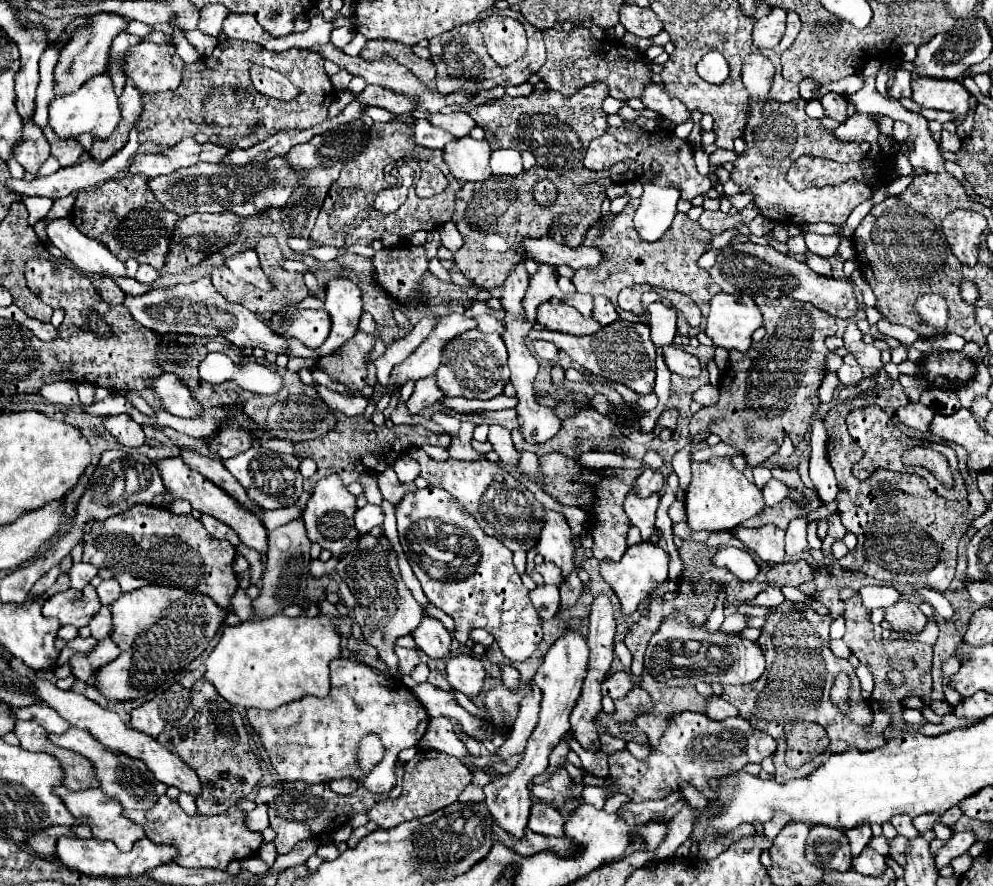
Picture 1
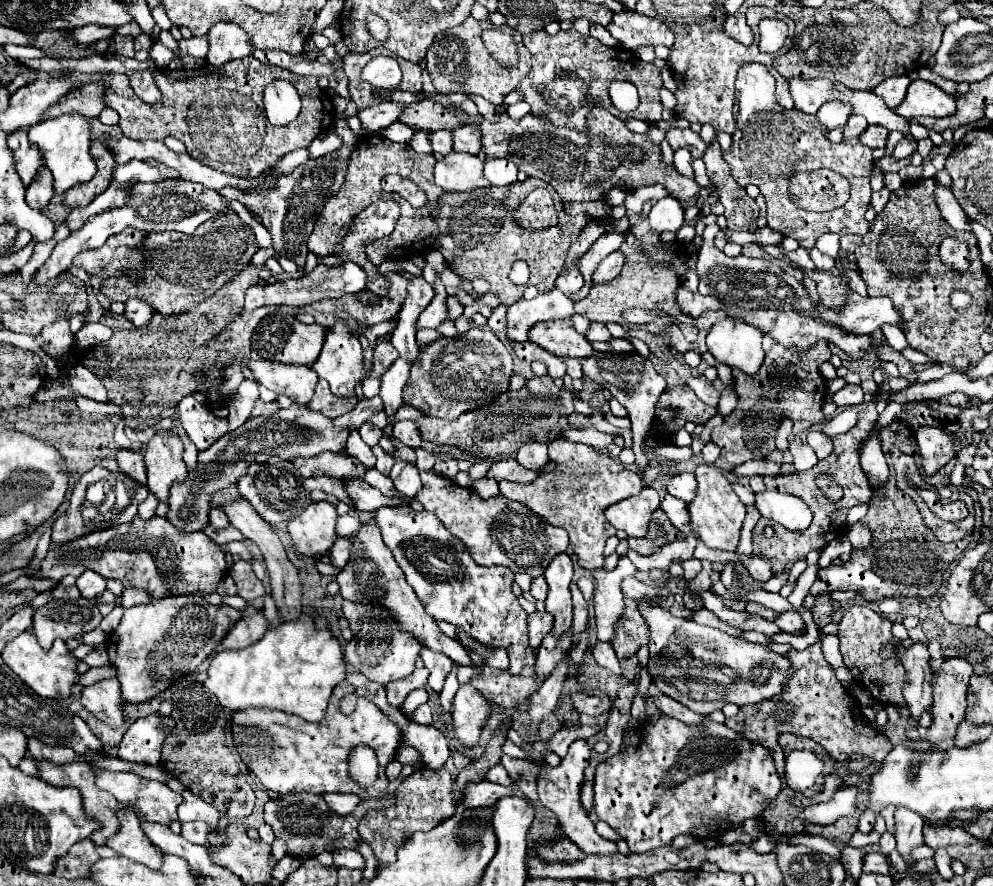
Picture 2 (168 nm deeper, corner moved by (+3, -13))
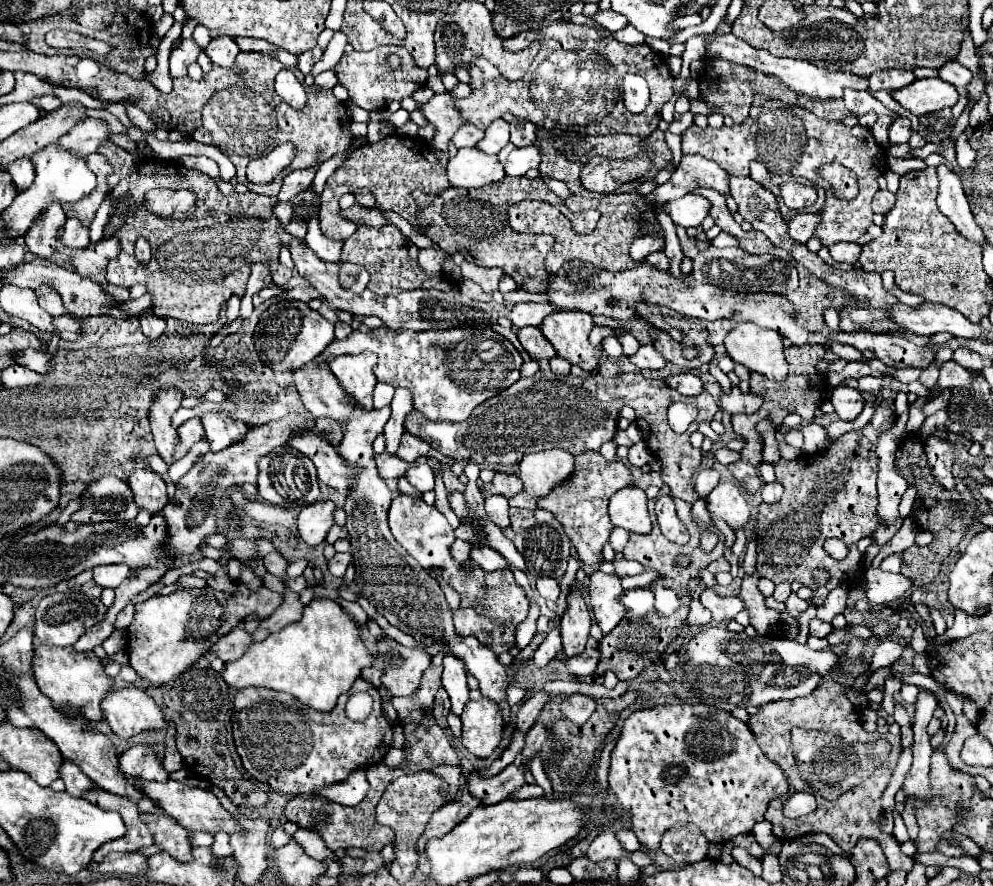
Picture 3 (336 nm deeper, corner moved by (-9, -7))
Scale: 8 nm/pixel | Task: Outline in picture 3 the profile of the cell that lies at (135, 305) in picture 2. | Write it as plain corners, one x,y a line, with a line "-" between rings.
149,310
139,316
139,322
141,322
141,330
147,338
157,338
165,330
165,318
161,318
157,314
149,314

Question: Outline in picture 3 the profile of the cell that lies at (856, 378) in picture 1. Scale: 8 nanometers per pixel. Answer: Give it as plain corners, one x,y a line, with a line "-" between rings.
837,386
831,392
831,402
835,406
835,412
839,414
841,420
853,420
859,416
859,412
865,406
865,398
859,390
847,388
847,386

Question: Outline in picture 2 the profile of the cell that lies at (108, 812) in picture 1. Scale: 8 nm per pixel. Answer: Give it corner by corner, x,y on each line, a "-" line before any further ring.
123,808
123,812
119,812
119,820
121,830
109,840
107,846
129,860
141,862
151,870
159,870
163,864
163,856
157,852
155,844
141,832
137,816
129,808

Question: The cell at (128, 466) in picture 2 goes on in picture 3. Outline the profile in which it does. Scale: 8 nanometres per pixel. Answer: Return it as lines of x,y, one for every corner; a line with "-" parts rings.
145,468
145,470
133,470
129,476
129,486
135,494
137,506
149,510
151,514
159,514
163,510
163,506
169,502
167,500
167,492
165,492
165,482
163,478

